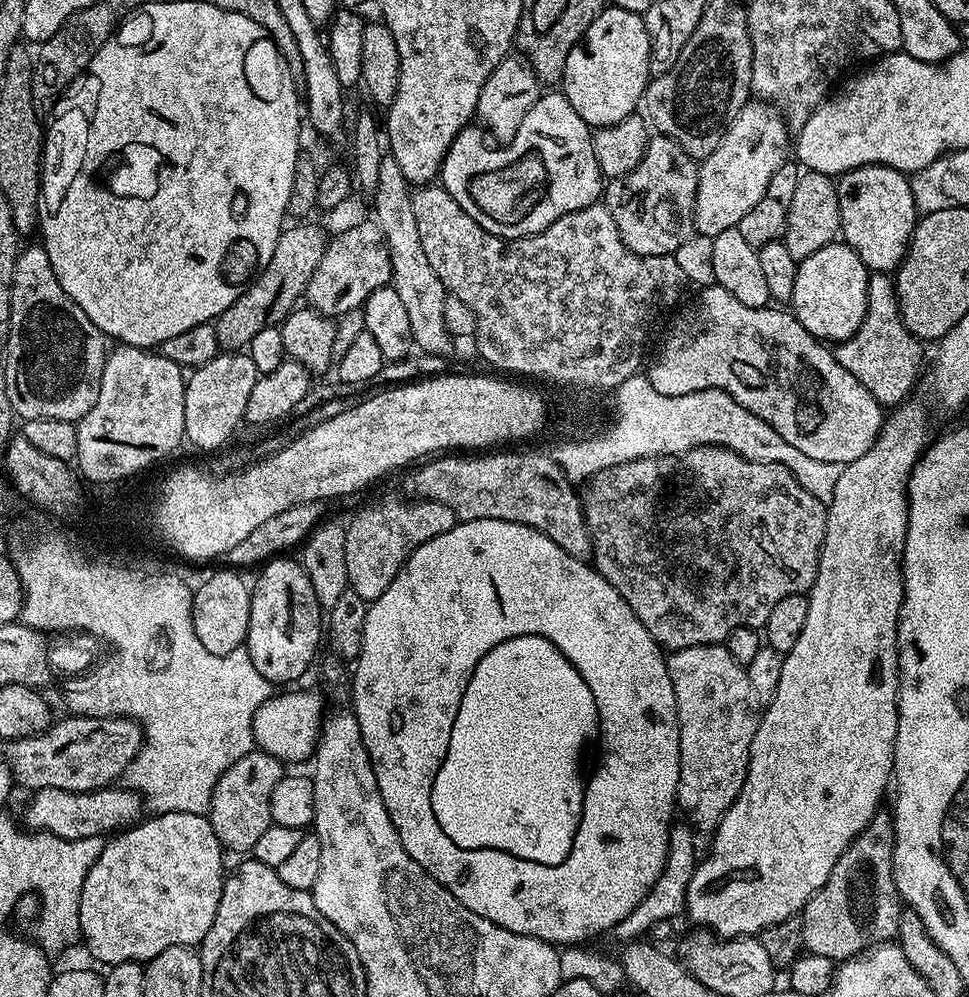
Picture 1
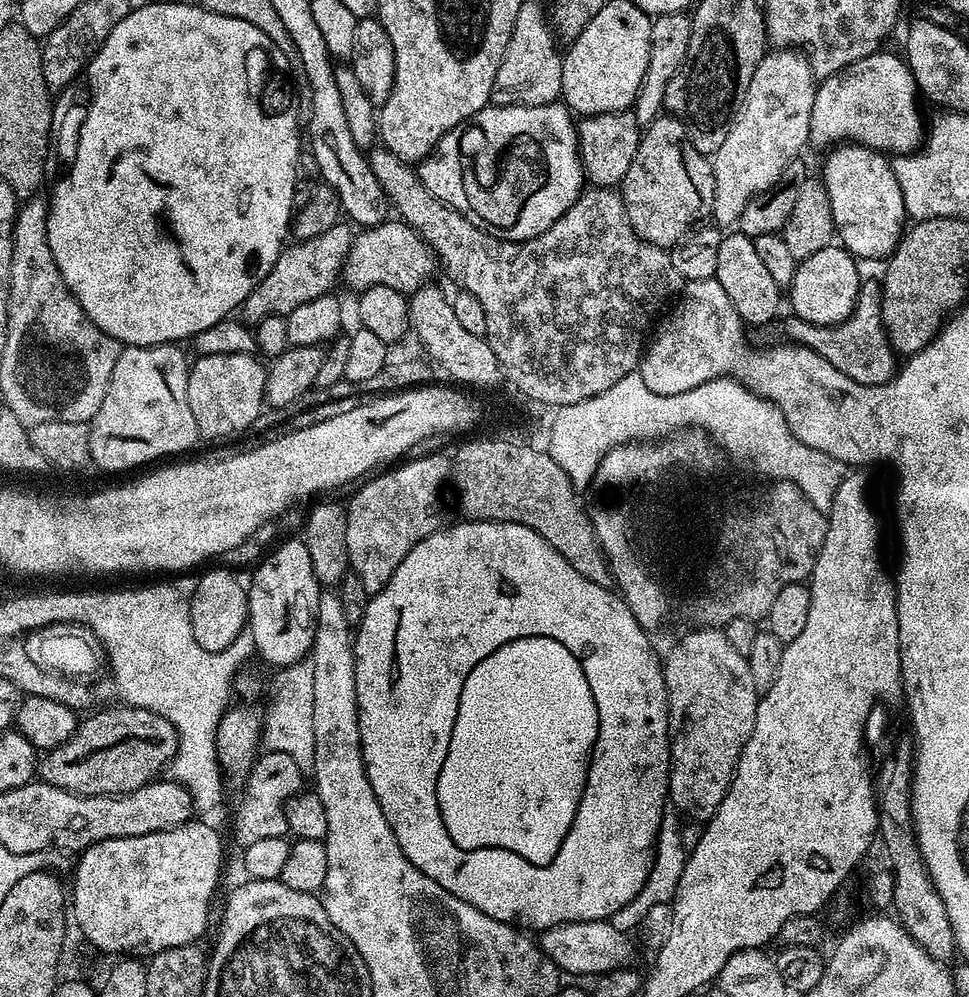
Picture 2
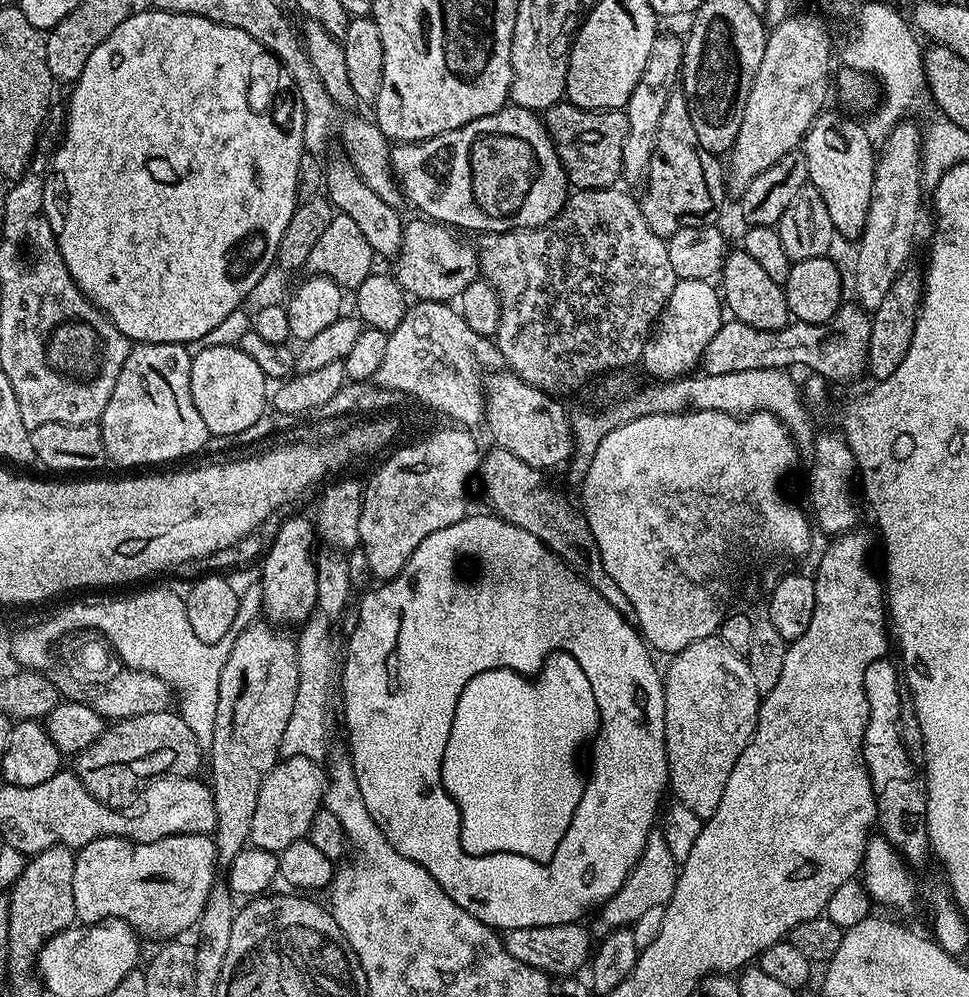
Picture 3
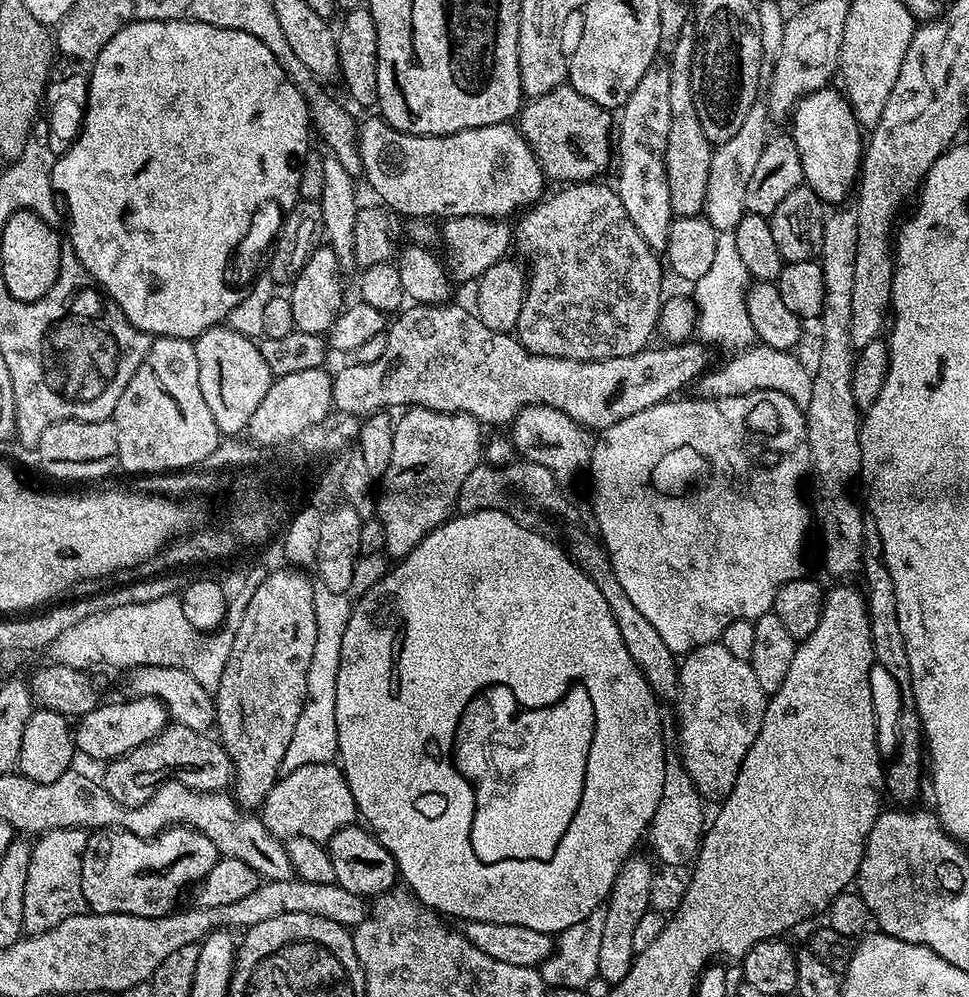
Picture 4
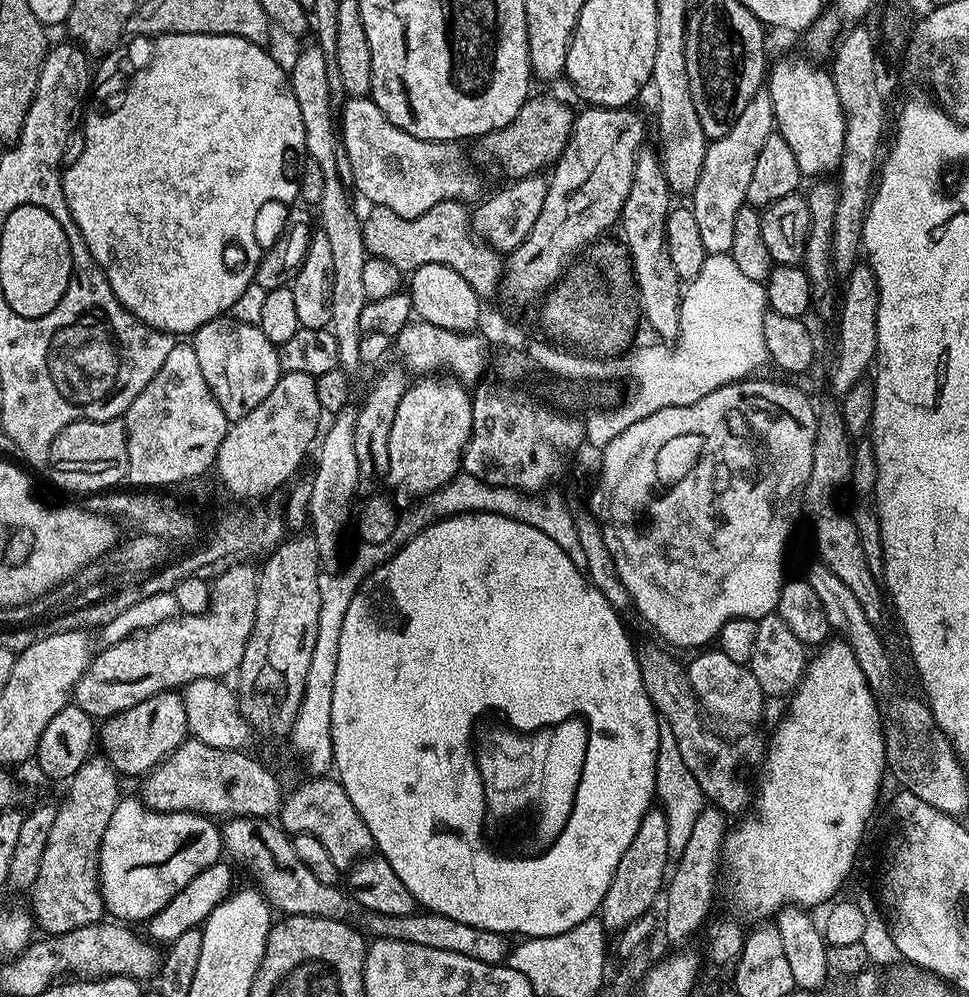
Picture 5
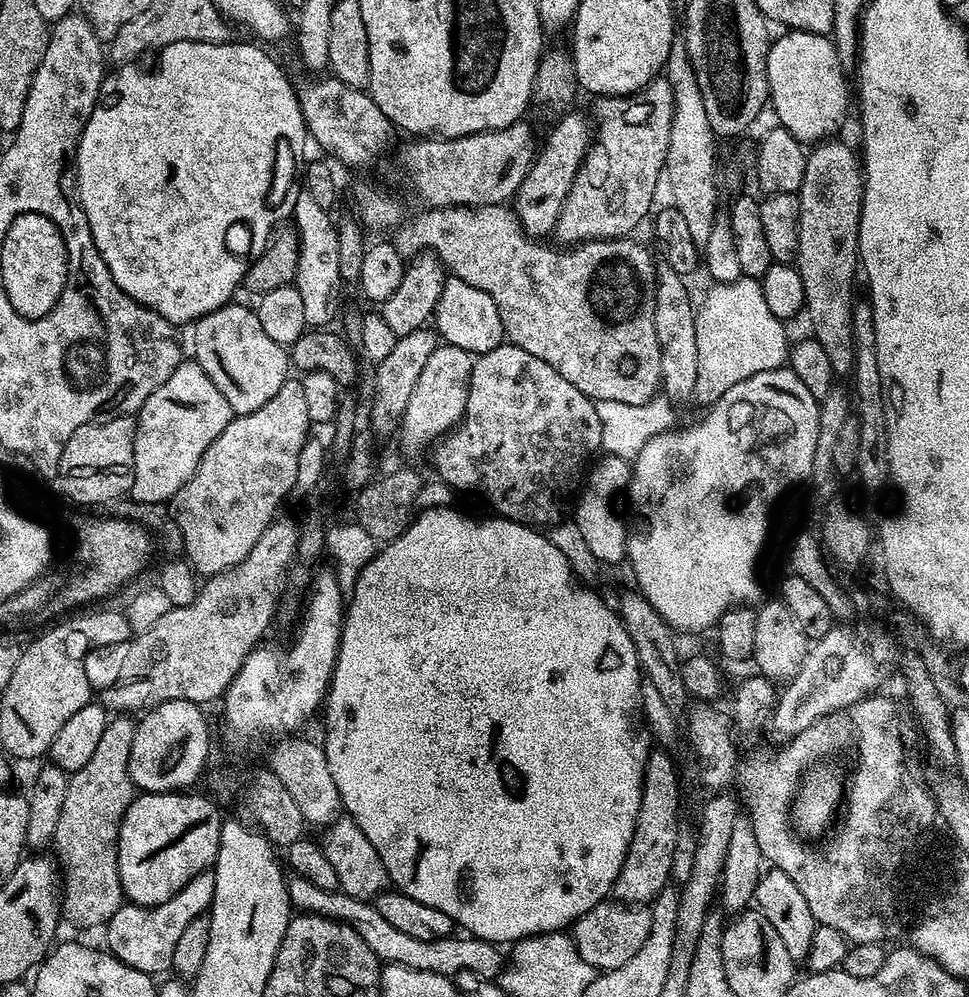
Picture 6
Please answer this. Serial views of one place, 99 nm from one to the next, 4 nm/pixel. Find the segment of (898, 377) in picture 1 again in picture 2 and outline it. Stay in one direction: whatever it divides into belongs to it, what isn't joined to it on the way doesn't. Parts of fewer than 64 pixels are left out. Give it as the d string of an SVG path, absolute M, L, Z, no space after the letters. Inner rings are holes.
M865 279L860 286L854 310L842 322L837 324L811 324L795 314L789 320L781 319L780 332L785 341L804 344L814 354L826 358L834 370L842 370L846 378L854 378L854 382L874 386L891 380L898 371L898 357L892 351L886 338L886 330L882 326L882 302L880 301L881 281Z

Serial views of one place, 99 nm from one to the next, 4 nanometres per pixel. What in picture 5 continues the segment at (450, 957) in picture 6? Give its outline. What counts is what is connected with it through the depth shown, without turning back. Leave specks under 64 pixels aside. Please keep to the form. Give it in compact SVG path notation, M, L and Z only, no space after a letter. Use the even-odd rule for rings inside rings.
M233 816L225 819L222 824L222 848L227 855L229 852L233 856L231 859L237 865L239 865L238 863L245 864L252 871L253 878L257 880L253 881L277 913L284 916L317 916L345 922L353 919L351 916L354 901L351 895L343 887L318 882L318 878L314 878L314 874L310 874L310 870L298 859L298 854L292 845L292 836L285 832L279 823L273 822L271 819L256 820L252 816Z

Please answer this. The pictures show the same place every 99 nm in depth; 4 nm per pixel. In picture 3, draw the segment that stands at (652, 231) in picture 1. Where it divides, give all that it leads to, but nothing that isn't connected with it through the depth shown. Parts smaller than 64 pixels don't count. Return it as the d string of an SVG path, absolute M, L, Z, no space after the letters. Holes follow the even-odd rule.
M683 91L672 92L666 110L662 110L662 122L658 122L658 138L643 188L644 197L641 195L638 203L654 234L667 238L686 226L706 226L719 221L726 193L726 168L719 155L707 152L698 142Z

